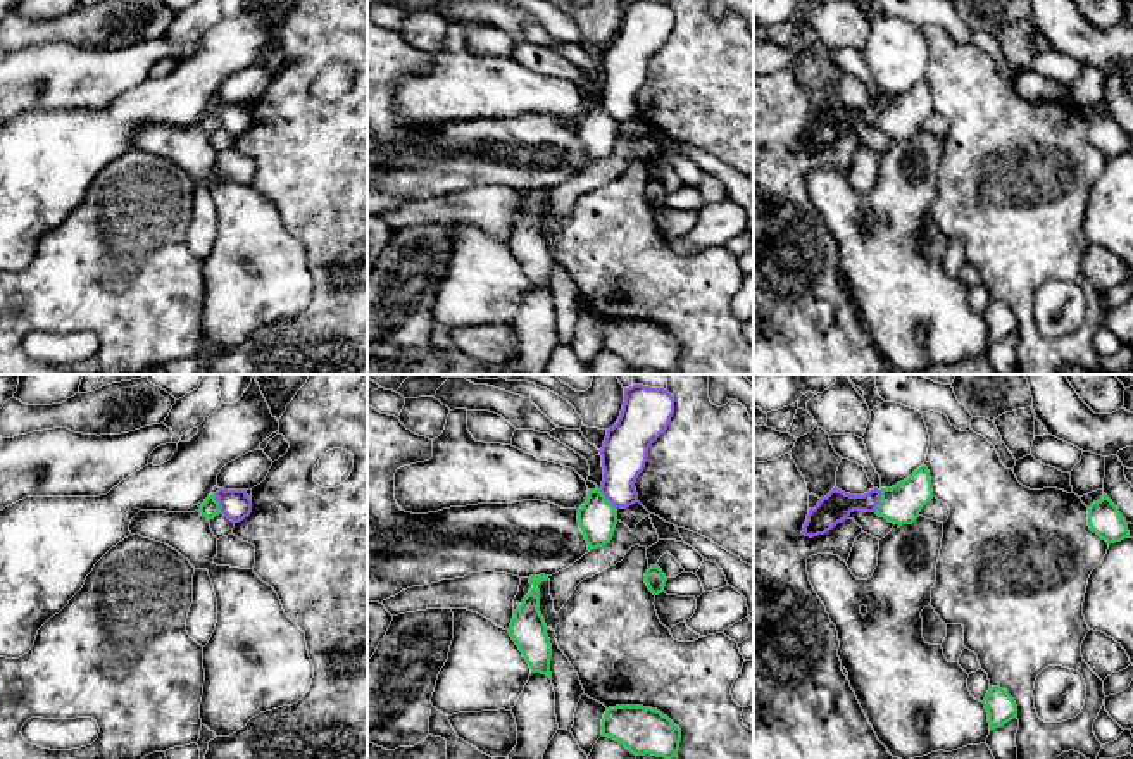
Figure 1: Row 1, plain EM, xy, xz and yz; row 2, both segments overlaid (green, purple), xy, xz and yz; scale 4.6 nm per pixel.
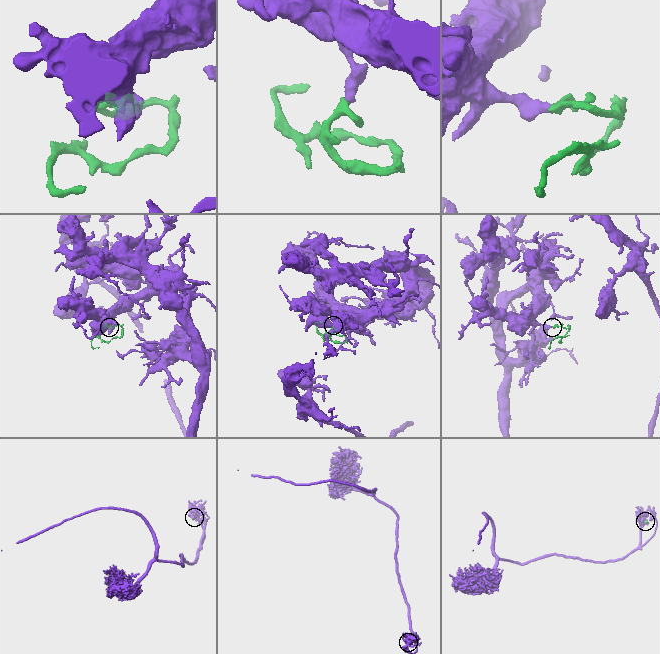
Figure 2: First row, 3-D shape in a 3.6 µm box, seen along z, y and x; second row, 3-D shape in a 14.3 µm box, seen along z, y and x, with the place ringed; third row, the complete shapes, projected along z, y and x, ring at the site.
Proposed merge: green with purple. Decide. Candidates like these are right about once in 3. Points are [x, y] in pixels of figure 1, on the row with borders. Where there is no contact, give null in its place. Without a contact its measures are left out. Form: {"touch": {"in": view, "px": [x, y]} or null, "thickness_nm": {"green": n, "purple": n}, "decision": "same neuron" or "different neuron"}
{"touch": {"in": "yz", "px": [880, 501]}, "thickness_nm": {"green": 190, "purple": 140}, "decision": "different neuron"}

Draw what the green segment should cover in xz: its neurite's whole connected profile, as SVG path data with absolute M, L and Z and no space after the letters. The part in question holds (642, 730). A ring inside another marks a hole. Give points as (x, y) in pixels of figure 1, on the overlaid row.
M643 706L609 707L602 735L623 743L631 754L664 759L678 756L681 730L660 711Z

